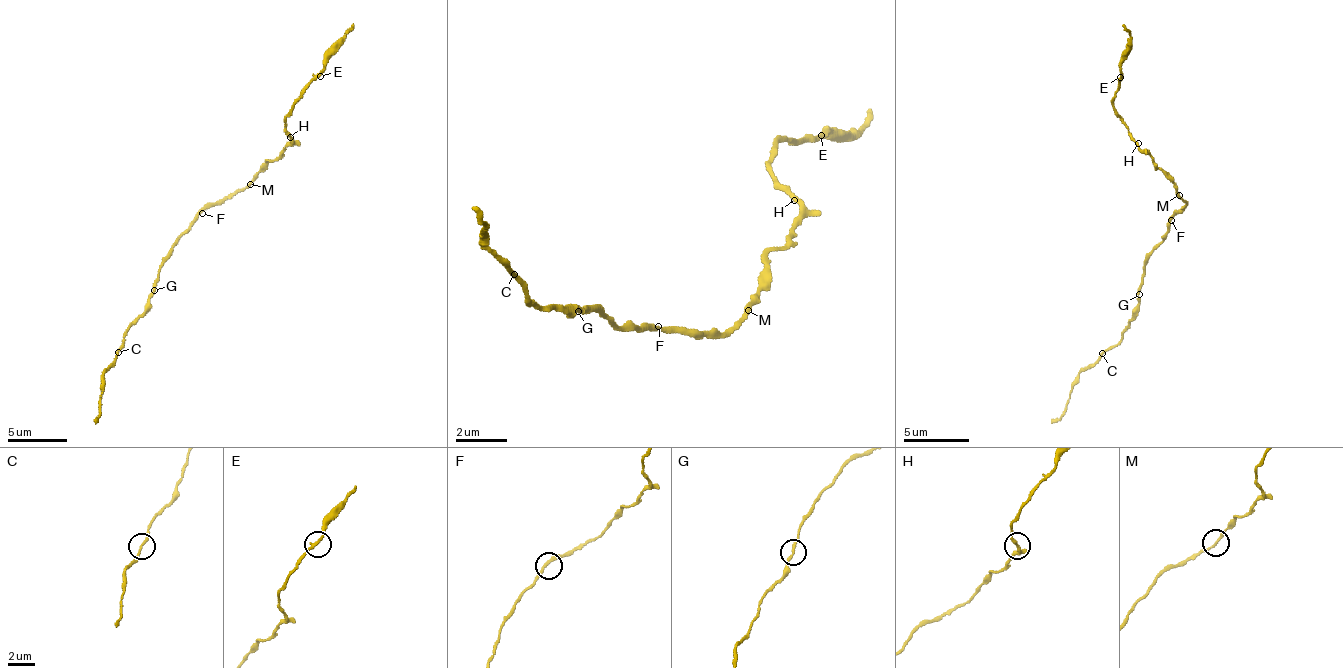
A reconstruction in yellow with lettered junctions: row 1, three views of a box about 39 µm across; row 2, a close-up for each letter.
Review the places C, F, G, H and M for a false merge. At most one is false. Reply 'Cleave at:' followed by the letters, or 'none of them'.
Cleave at: none of them

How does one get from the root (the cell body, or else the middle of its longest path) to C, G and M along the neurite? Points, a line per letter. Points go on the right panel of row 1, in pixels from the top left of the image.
C: (1176, 214), (1169, 222), (1166, 239), (1147, 257), (1138, 316), (1130, 322), (1123, 339), (1101, 354)
G: (1176, 214), (1169, 222), (1166, 239), (1147, 257), (1144, 285), (1139, 294)
M: (1176, 214), (1182, 213), (1186, 202), (1178, 194)

